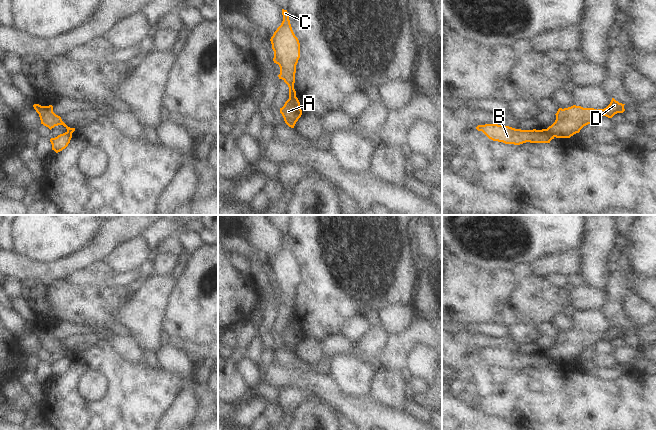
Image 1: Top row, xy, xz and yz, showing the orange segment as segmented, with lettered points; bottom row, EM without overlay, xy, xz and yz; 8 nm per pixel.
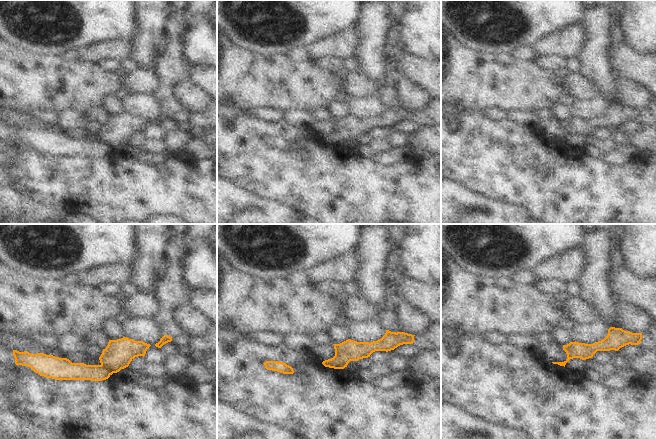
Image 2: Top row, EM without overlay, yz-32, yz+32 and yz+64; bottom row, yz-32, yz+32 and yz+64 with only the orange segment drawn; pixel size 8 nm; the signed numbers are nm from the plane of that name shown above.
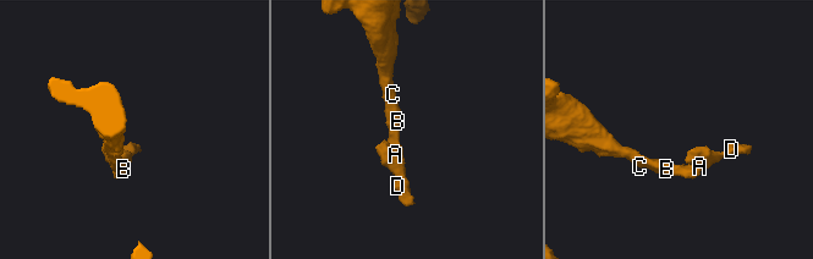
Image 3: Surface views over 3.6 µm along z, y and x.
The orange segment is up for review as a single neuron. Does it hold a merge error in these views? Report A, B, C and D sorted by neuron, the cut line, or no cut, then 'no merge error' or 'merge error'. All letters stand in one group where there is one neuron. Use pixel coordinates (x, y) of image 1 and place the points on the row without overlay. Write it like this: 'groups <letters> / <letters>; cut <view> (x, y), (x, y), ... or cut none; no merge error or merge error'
groups A D / B C; cut yz (545, 353), (554, 360); merge error

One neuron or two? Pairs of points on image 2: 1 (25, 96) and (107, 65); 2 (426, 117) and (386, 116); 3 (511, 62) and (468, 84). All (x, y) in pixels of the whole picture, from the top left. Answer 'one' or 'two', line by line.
1: two
2: one
3: one

